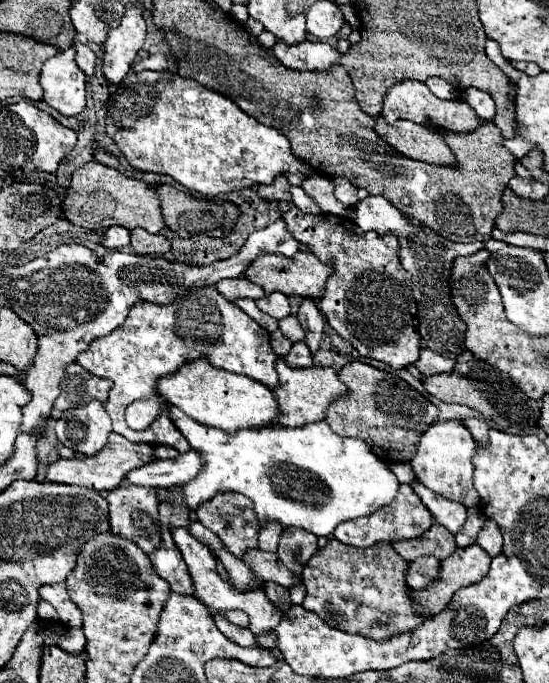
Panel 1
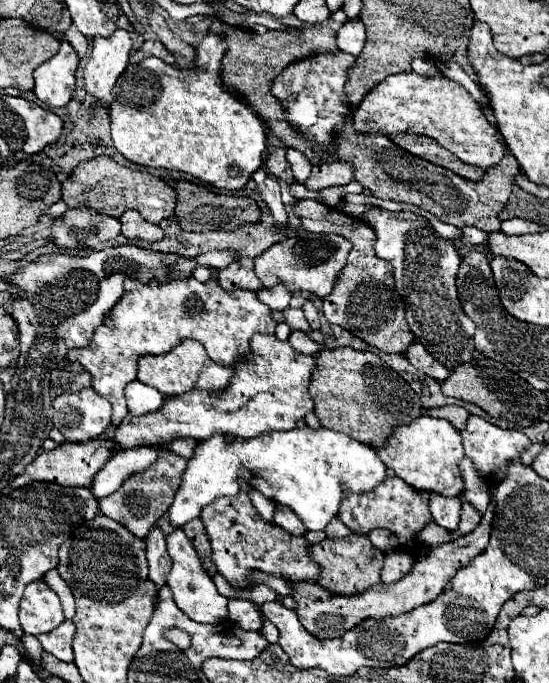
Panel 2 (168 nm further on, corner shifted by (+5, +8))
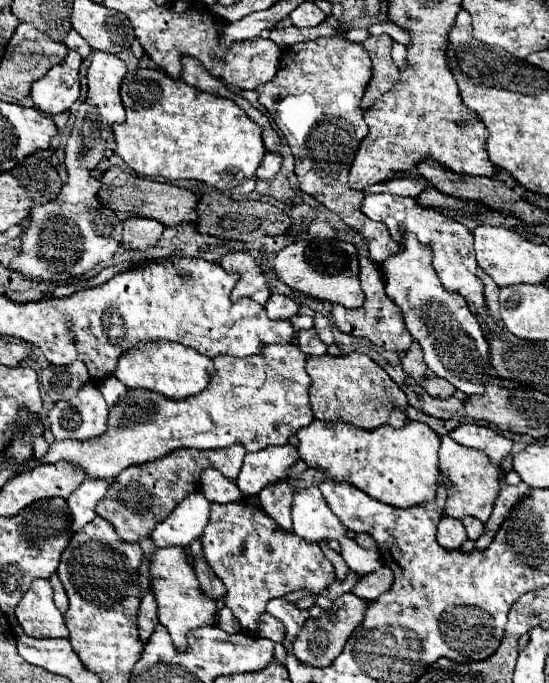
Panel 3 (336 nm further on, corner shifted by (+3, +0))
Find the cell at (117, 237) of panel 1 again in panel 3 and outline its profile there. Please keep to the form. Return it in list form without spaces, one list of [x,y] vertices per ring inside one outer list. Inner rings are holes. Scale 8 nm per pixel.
[[[94,51],[92,65],[88,69],[88,97],[76,111],[76,123],[72,127],[74,133],[70,133],[64,149],[68,181],[62,185],[54,201],[34,205],[30,209],[30,225],[20,237],[22,245],[18,257],[8,263],[10,271],[16,271],[30,281],[64,285],[72,277],[88,273],[98,263],[110,261],[118,251],[122,243],[122,221],[118,221],[112,209],[100,203],[98,191],[102,181],[100,177],[94,177],[92,171],[104,159],[112,125],[124,121],[124,107],[120,101],[120,83],[124,75],[126,63],[120,57]]]

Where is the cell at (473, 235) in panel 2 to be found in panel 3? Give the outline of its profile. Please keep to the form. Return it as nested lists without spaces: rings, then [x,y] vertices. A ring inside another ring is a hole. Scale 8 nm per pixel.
[[[392,193],[366,195],[360,209],[366,217],[384,223],[390,231],[390,237],[394,237],[394,241],[402,243],[404,233],[414,233],[422,245],[430,247],[432,249],[432,267],[438,273],[438,277],[442,279],[444,289],[462,295],[466,299],[470,311],[478,317],[478,321],[482,321],[490,331],[494,331],[498,337],[502,337],[498,325],[492,321],[488,307],[484,303],[484,285],[476,275],[478,265],[476,265],[476,257],[474,257],[472,233],[462,223],[446,217],[444,213],[440,213],[434,207],[418,205],[414,197],[400,197],[400,195],[392,195]]]

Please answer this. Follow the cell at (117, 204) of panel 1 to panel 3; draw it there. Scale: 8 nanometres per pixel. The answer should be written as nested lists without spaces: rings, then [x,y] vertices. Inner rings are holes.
[[[112,167],[102,175],[102,189],[98,193],[100,201],[108,205],[120,221],[126,221],[128,217],[148,217],[156,219],[162,225],[178,225],[178,223],[194,223],[196,221],[196,205],[198,205],[198,195],[170,185],[170,183],[158,183],[158,181],[148,181],[144,177],[138,177],[136,173],[122,171],[120,167]]]

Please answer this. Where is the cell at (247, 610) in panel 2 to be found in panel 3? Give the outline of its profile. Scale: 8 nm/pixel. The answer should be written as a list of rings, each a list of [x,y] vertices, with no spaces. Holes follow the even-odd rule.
[[[264,613],[264,615],[260,617],[258,635],[264,637],[264,639],[270,639],[270,641],[274,641],[274,643],[282,643],[282,637],[286,637],[286,627],[284,627],[278,619],[274,619],[274,617],[270,617],[268,613]]]

